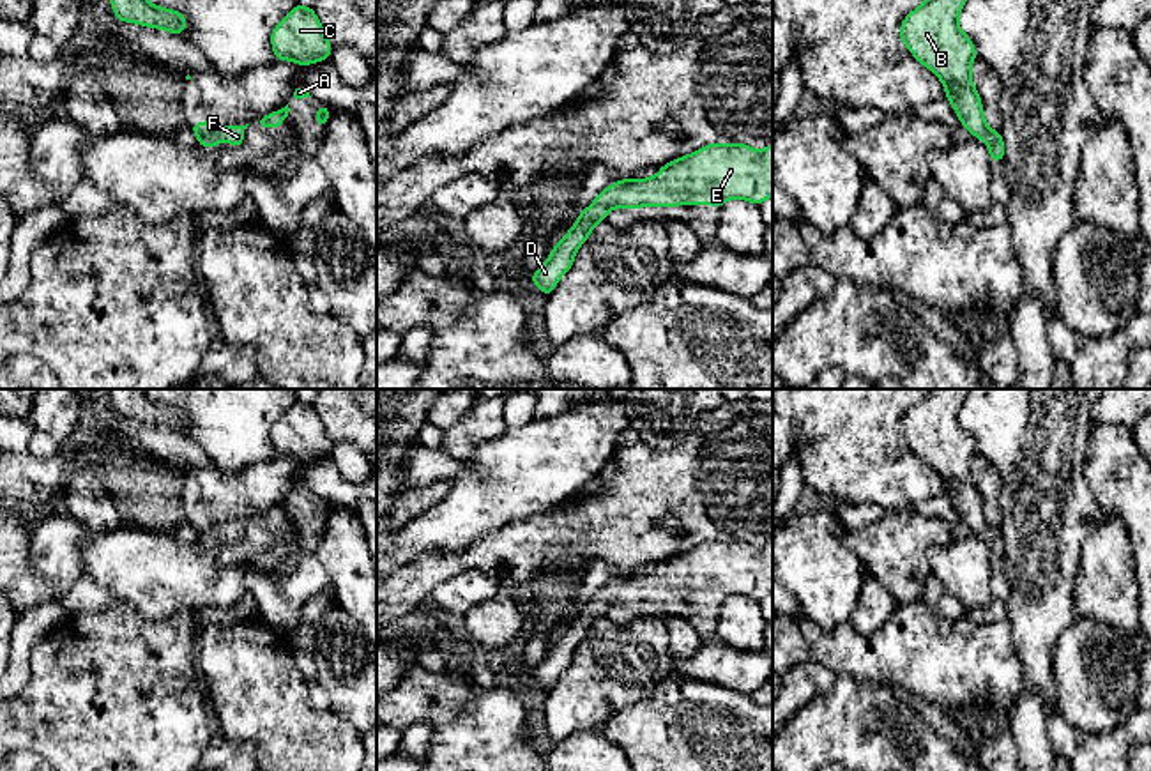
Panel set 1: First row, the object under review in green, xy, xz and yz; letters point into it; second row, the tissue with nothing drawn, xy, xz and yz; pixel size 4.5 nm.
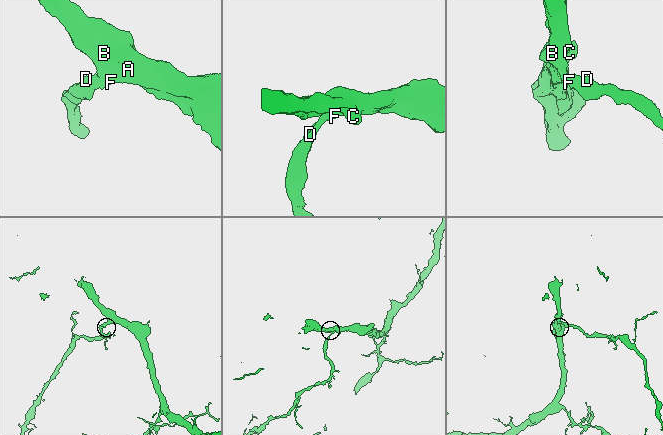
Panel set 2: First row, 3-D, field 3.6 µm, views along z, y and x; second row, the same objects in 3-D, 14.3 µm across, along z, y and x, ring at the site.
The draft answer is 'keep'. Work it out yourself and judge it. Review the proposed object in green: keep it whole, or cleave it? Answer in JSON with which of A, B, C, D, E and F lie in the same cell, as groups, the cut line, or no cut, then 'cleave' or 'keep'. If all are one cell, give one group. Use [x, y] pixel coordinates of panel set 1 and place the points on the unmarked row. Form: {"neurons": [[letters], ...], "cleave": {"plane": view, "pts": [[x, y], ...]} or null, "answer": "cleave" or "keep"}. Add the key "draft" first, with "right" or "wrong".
{"draft": "right", "neurons": [["A", "B", "C", "D", "E", "F"]], "cleave": null, "answer": "keep"}

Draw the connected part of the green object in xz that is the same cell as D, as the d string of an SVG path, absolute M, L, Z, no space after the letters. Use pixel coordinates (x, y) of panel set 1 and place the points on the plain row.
M709 539L690 552L661 562L649 575L624 575L598 589L580 608L571 626L555 640L546 658L530 670L532 679L550 691L571 665L578 644L592 624L606 617L610 605L714 601L732 594L760 601L773 592L773 539L764 546L746 539Z

